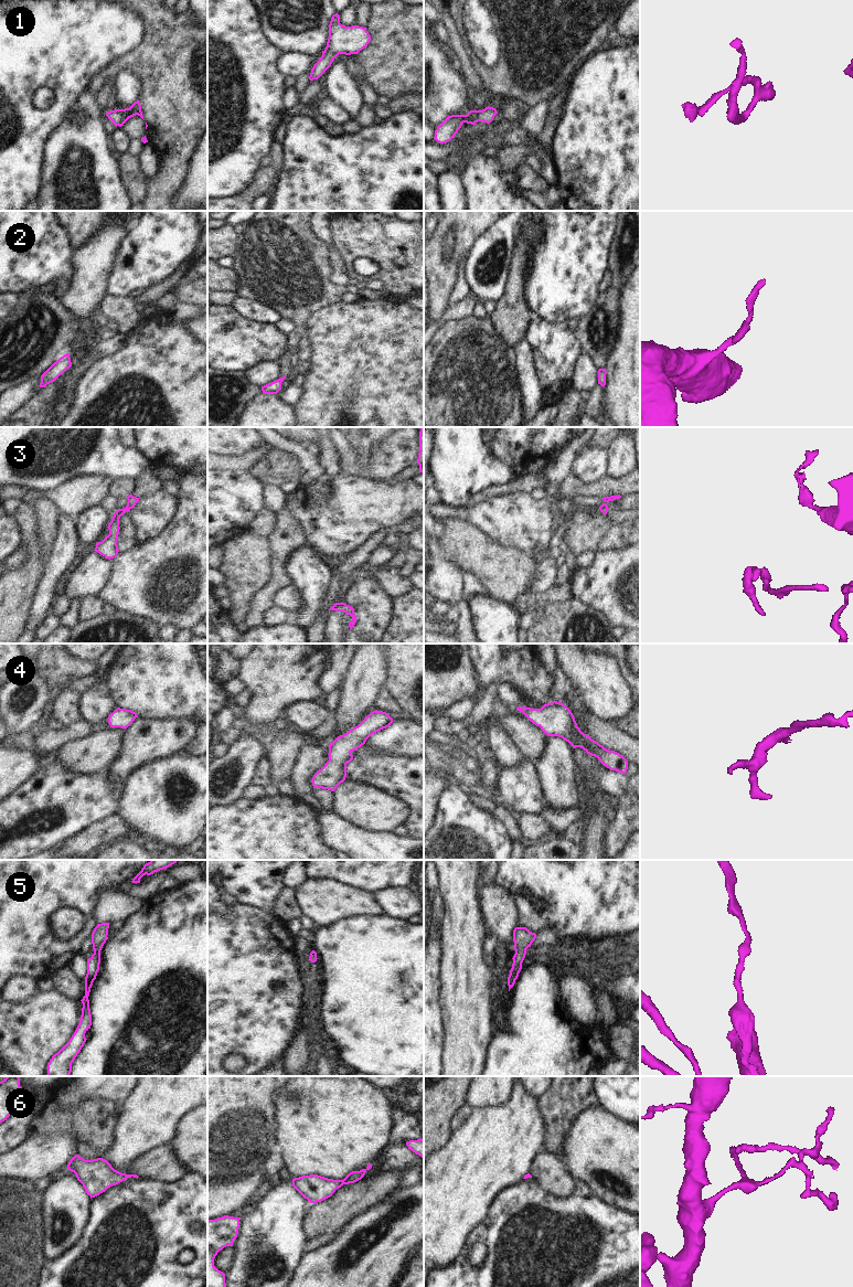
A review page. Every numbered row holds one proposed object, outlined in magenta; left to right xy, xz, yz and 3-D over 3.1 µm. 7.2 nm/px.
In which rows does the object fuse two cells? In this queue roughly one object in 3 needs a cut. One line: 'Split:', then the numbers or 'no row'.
Split: no row

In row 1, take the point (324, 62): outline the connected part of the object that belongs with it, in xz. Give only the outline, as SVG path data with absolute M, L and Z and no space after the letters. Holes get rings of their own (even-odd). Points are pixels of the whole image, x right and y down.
M333 14L329 24L329 39L322 56L313 65L309 79L318 79L332 64L339 54L358 54L371 41L366 28L352 25L345 26L340 23L340 15Z

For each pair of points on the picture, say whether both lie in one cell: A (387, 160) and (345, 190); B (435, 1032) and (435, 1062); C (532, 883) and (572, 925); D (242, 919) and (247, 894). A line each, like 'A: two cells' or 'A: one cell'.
A: one cell
B: one cell
C: one cell
D: two cells

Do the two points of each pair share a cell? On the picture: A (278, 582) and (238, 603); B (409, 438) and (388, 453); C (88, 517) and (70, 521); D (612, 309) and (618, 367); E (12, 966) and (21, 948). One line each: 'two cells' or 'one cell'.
A: two cells
B: one cell
C: two cells
D: two cells
E: one cell

